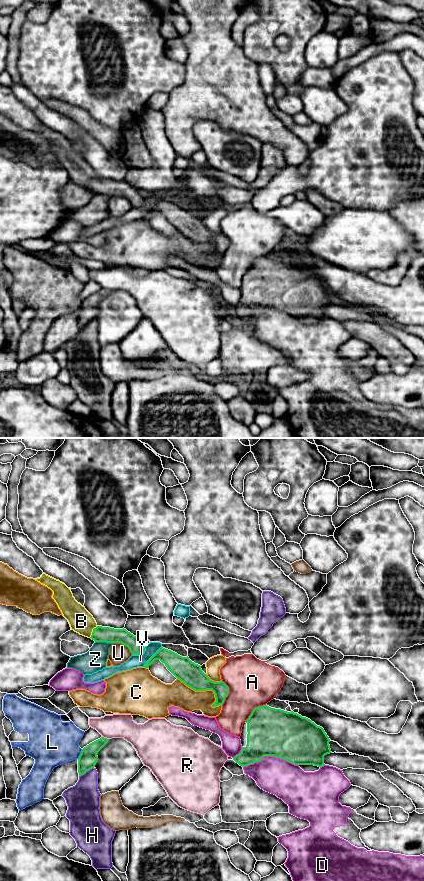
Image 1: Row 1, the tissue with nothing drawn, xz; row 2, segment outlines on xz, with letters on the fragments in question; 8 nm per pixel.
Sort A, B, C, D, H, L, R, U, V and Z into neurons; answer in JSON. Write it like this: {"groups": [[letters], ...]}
{"groups": [["A"], ["B"], ["C"], ["D"], ["H"], ["L"], ["R"], ["U"], ["V"], ["Z"]]}

